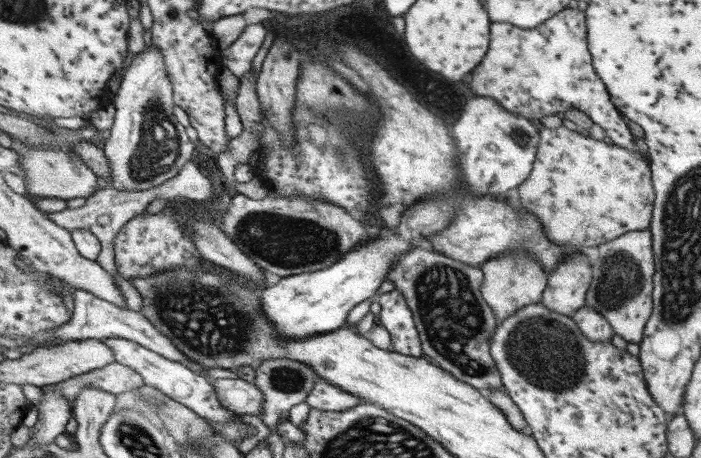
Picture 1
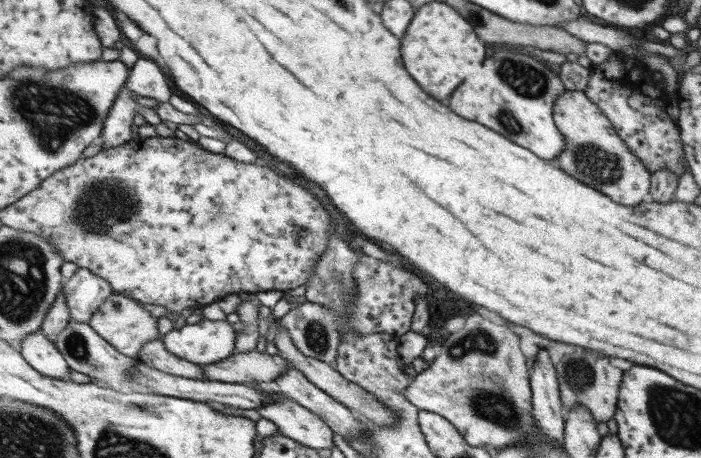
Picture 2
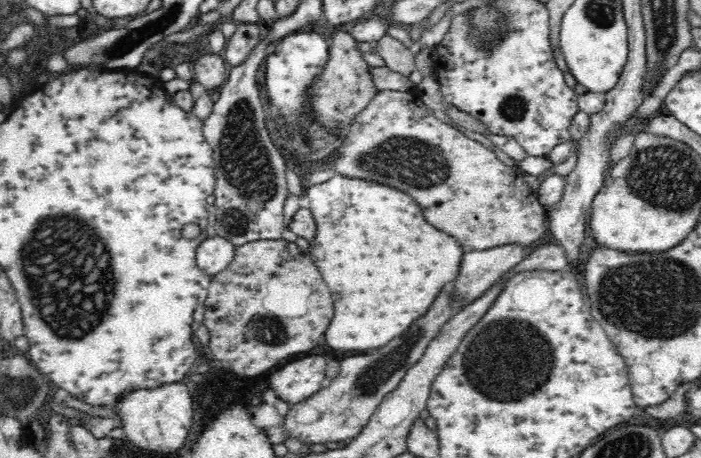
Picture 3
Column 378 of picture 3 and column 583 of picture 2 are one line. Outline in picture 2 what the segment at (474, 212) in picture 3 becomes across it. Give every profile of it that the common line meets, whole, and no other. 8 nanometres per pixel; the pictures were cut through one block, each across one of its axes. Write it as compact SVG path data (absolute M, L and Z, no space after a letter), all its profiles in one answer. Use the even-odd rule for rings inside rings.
M567 89L559 96L555 101L554 119L566 138L566 149L555 164L621 206L635 206L648 200L651 172L628 149L611 119L585 91Z

